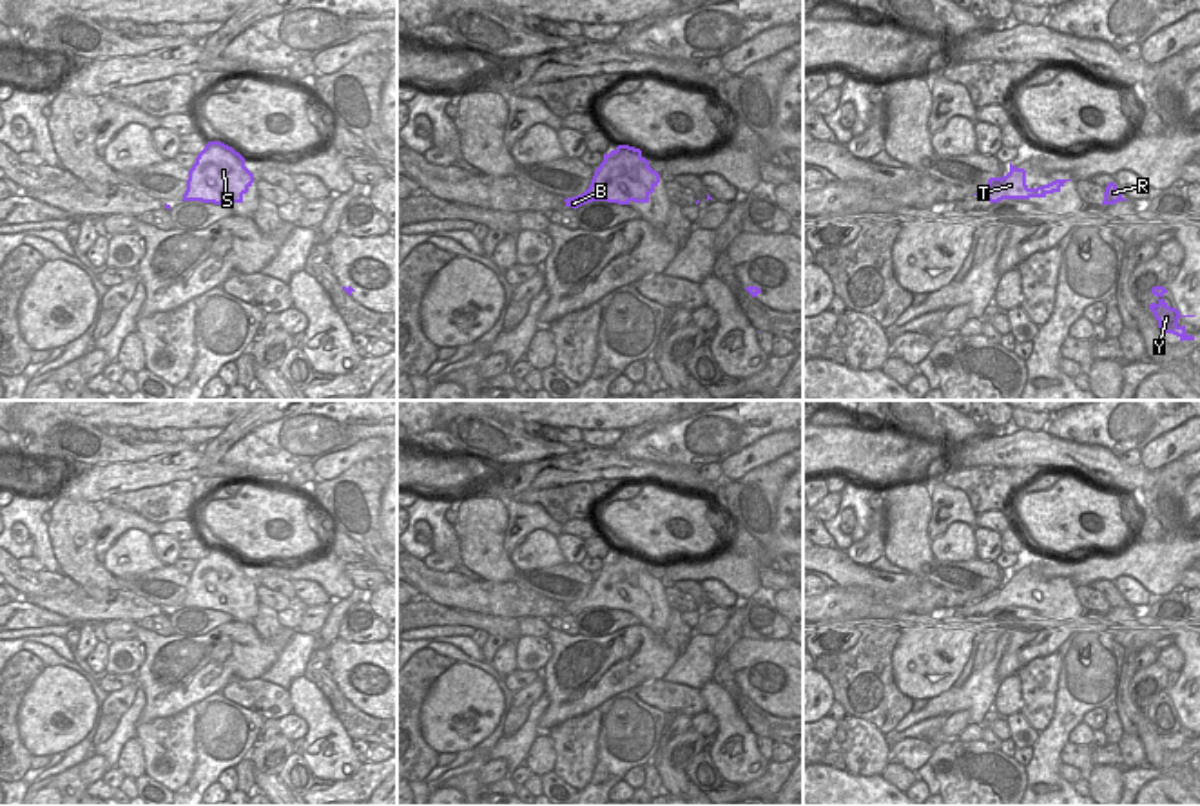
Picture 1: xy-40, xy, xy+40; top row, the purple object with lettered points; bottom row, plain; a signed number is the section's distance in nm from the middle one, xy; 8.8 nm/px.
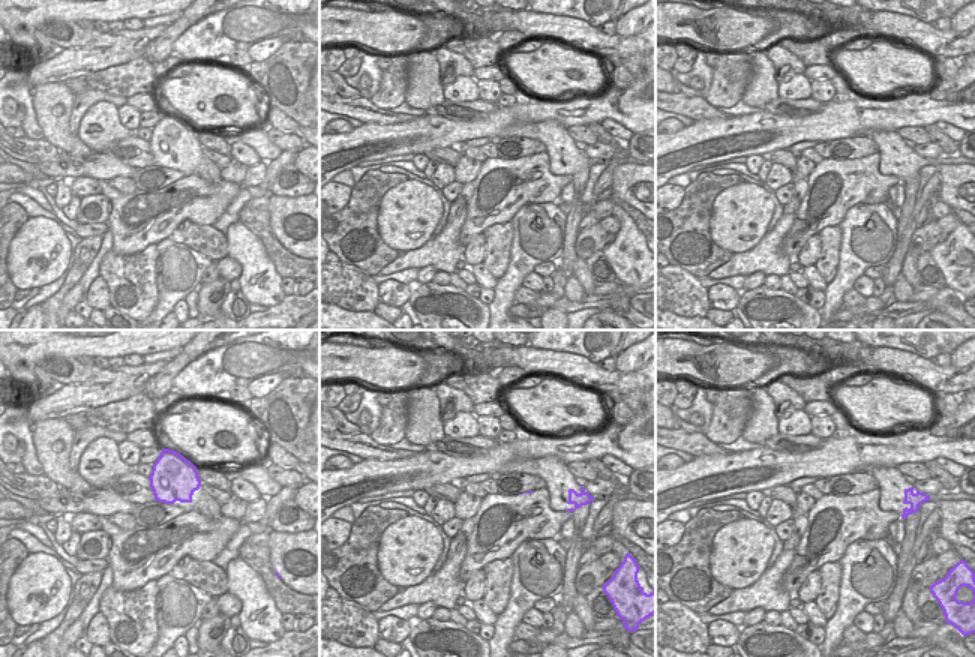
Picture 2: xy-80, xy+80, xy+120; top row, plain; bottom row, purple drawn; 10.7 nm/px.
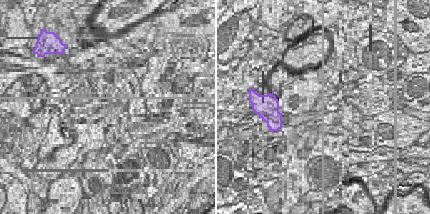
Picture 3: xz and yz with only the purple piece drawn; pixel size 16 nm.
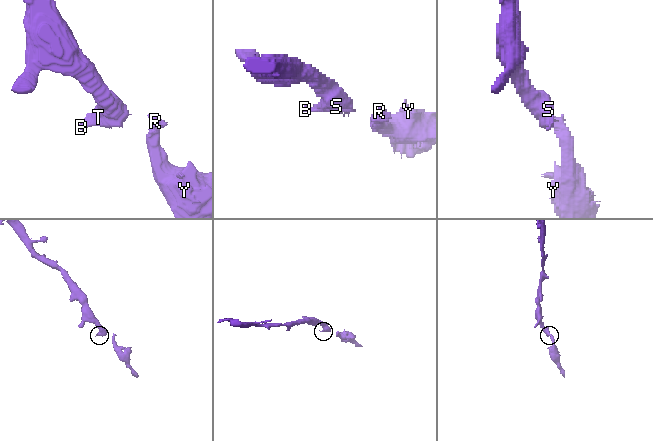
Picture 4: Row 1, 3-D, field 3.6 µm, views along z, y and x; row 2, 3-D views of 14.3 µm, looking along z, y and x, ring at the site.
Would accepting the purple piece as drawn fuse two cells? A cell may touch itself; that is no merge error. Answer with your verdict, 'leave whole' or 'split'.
leave whole

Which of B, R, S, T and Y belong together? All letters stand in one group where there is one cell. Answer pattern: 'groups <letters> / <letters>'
groups B R S T Y

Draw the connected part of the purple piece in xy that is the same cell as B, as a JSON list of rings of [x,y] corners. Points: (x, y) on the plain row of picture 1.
[[[618,551],[595,576],[589,594],[575,603],[567,603],[566,612],[578,614],[593,607],[618,610],[649,609],[649,601],[660,589],[660,580],[649,572],[640,554]]]

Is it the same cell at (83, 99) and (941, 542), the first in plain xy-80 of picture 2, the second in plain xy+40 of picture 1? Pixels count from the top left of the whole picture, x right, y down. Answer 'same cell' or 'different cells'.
different cells

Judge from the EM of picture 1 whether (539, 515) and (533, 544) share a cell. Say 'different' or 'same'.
different

